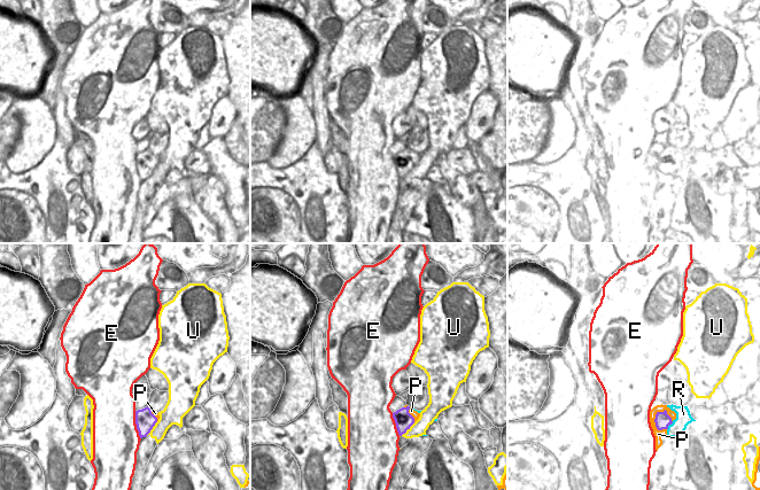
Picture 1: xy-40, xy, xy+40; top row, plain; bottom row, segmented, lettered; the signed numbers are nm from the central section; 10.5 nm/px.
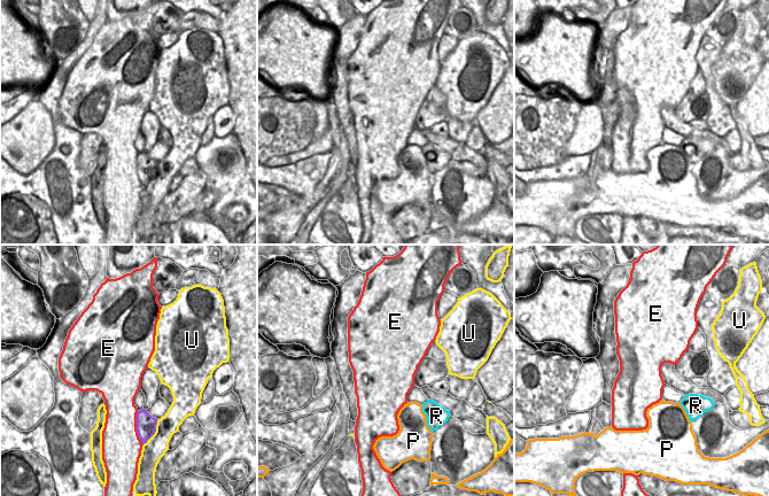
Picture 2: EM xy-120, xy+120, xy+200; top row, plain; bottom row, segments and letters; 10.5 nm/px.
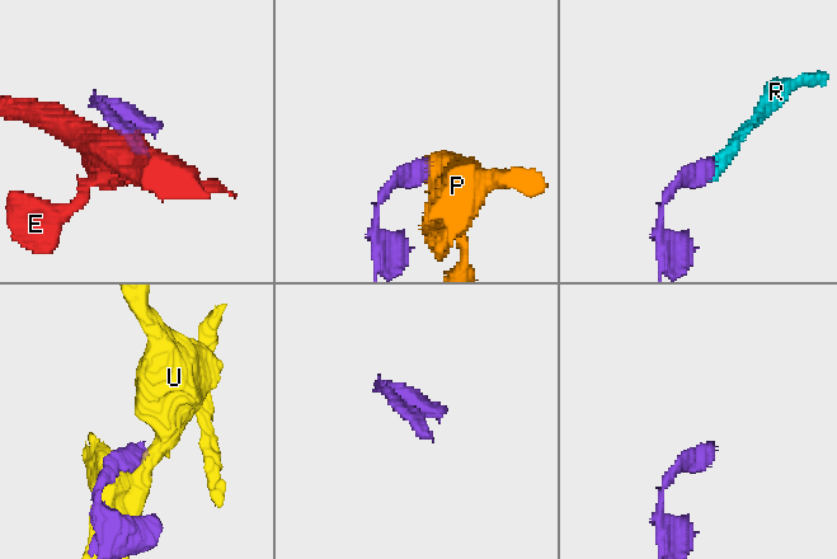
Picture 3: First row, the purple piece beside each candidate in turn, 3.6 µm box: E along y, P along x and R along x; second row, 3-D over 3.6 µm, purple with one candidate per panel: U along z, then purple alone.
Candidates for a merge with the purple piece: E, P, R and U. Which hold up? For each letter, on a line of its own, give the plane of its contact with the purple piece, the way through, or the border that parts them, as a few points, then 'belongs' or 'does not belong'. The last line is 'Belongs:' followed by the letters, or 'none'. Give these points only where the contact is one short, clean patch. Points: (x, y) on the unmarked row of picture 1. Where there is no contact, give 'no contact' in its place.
E: meets purple in xy-40; does not belong
P: meets purple in xy+40; border along xy+40 (665, 152), (656, 157), (654, 169), (658, 173); does not belong
R: meets purple in xy+40; runs through xy+40 (662, 163), (668, 168), (676, 168), (683, 161); belongs
U: meets purple in xy; does not belong
Belongs: R

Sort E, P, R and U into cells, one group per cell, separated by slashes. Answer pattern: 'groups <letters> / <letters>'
groups E / P / R / U

